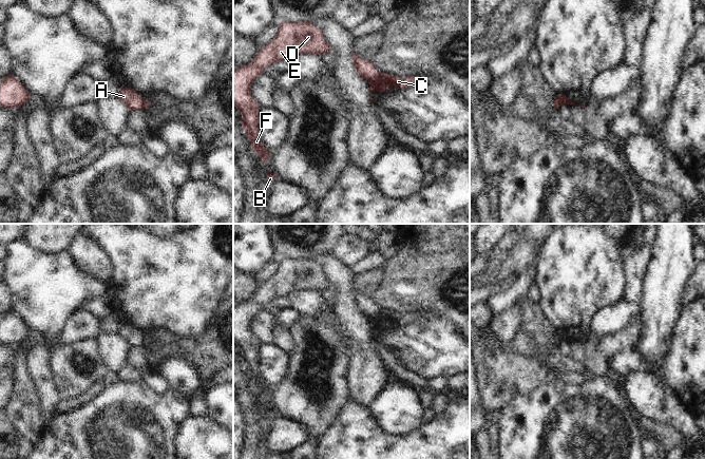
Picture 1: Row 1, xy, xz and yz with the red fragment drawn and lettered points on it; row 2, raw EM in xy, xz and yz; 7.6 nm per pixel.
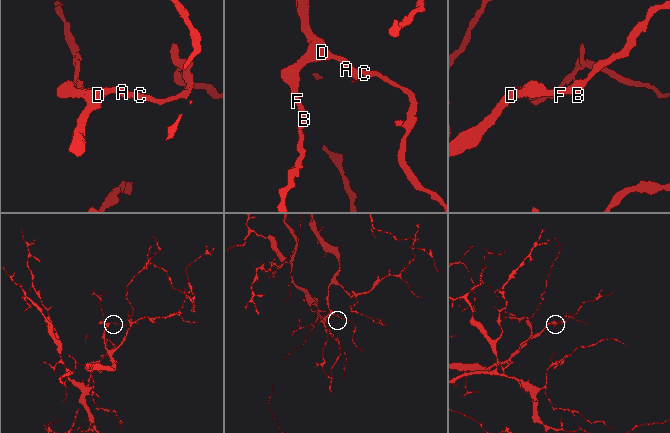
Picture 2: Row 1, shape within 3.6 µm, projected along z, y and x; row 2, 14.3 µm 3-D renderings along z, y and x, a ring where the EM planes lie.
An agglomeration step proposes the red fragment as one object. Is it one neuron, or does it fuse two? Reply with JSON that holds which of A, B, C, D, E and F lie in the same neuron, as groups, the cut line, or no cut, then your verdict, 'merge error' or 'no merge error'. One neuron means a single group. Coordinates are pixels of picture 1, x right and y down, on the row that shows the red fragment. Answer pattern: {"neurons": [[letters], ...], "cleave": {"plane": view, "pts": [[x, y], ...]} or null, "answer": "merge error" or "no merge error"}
{"neurons": [["A", "B", "D", "E", "F"], ["C"]], "cleave": {"plane": "xz", "pts": [[379, 72], [376, 77], [372, 77], [368, 80]]}, "answer": "merge error"}

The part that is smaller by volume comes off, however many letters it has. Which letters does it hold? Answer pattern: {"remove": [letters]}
{"remove": ["C"]}

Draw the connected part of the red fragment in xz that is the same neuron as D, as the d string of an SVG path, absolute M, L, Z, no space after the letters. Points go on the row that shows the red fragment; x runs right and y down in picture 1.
M282 22L277 36L266 44L247 64L233 70L233 106L243 114L241 122L246 136L258 156L268 165L270 152L264 147L259 136L259 113L260 106L251 97L251 84L253 80L264 73L264 69L277 61L286 61L289 57L299 54L321 55L331 53L329 44L323 37L323 31L319 30L311 22Z

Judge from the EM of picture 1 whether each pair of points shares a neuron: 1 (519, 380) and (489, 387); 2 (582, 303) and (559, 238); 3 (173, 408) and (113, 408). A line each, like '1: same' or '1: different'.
1: same
2: same
3: same

